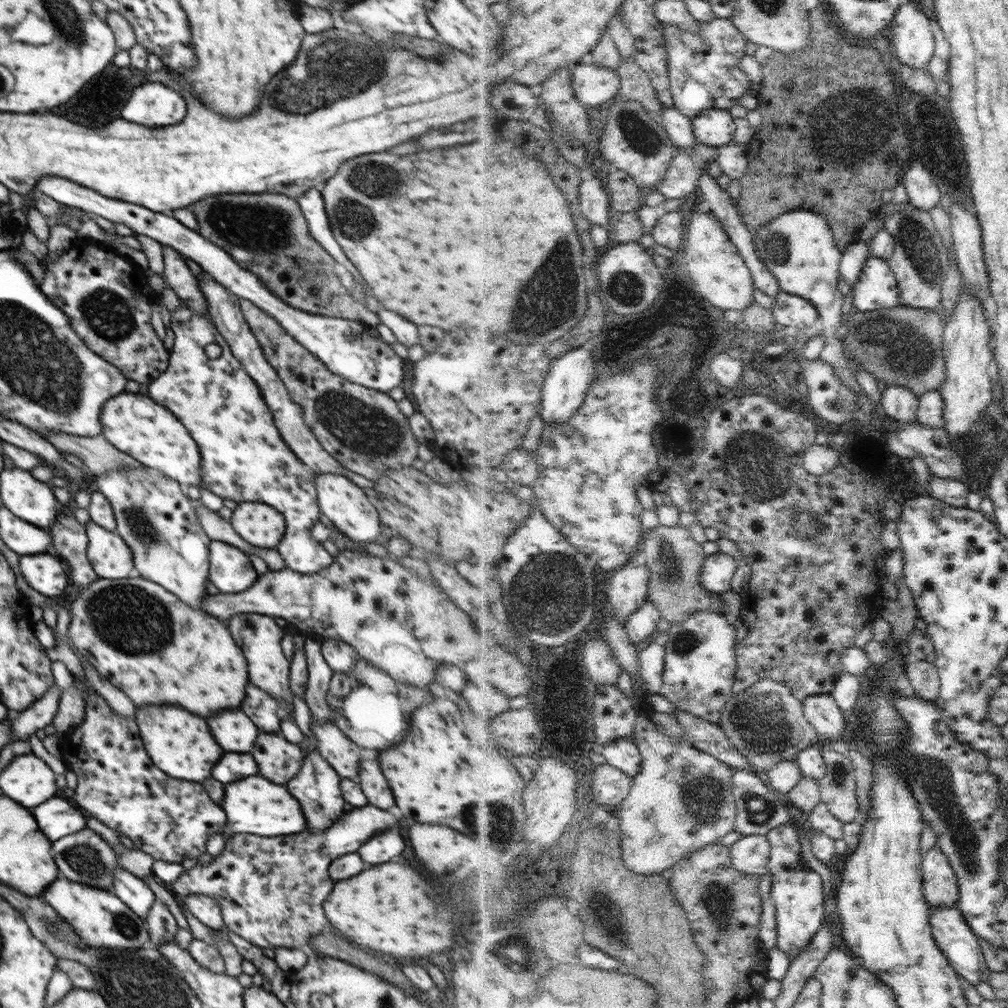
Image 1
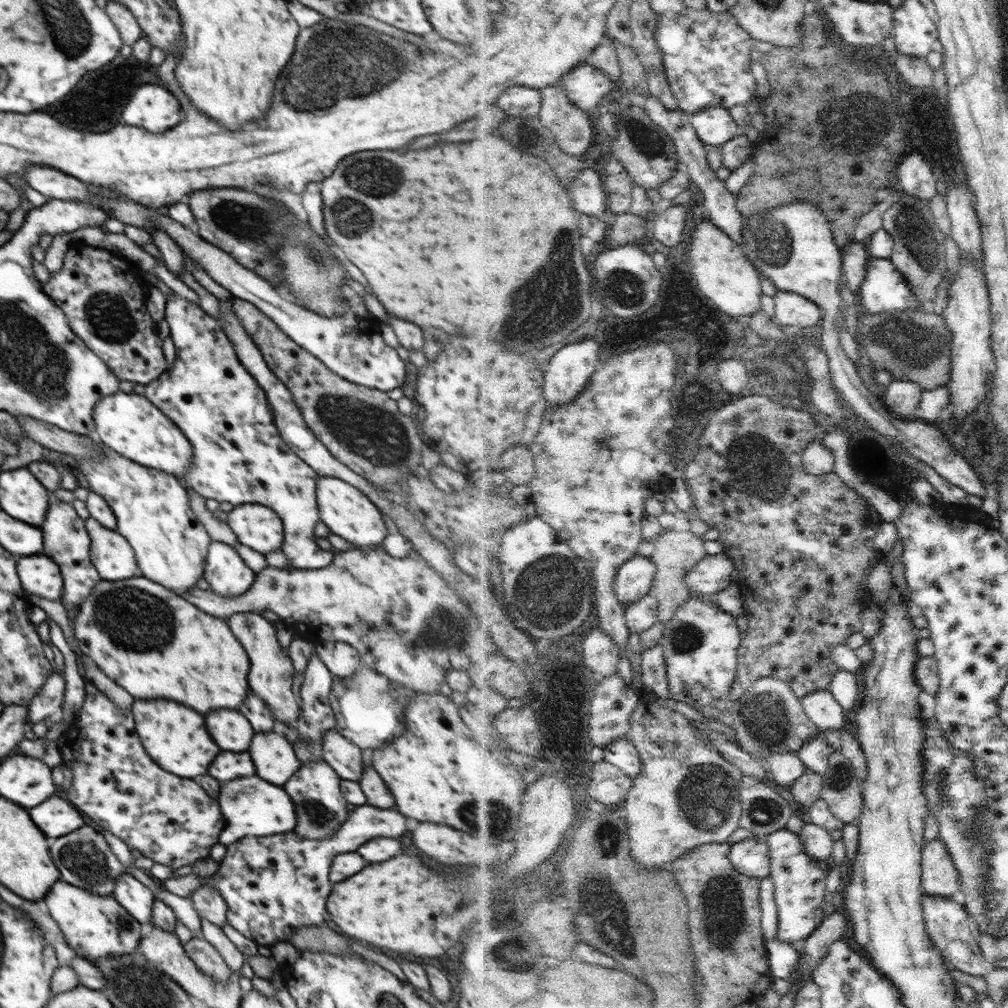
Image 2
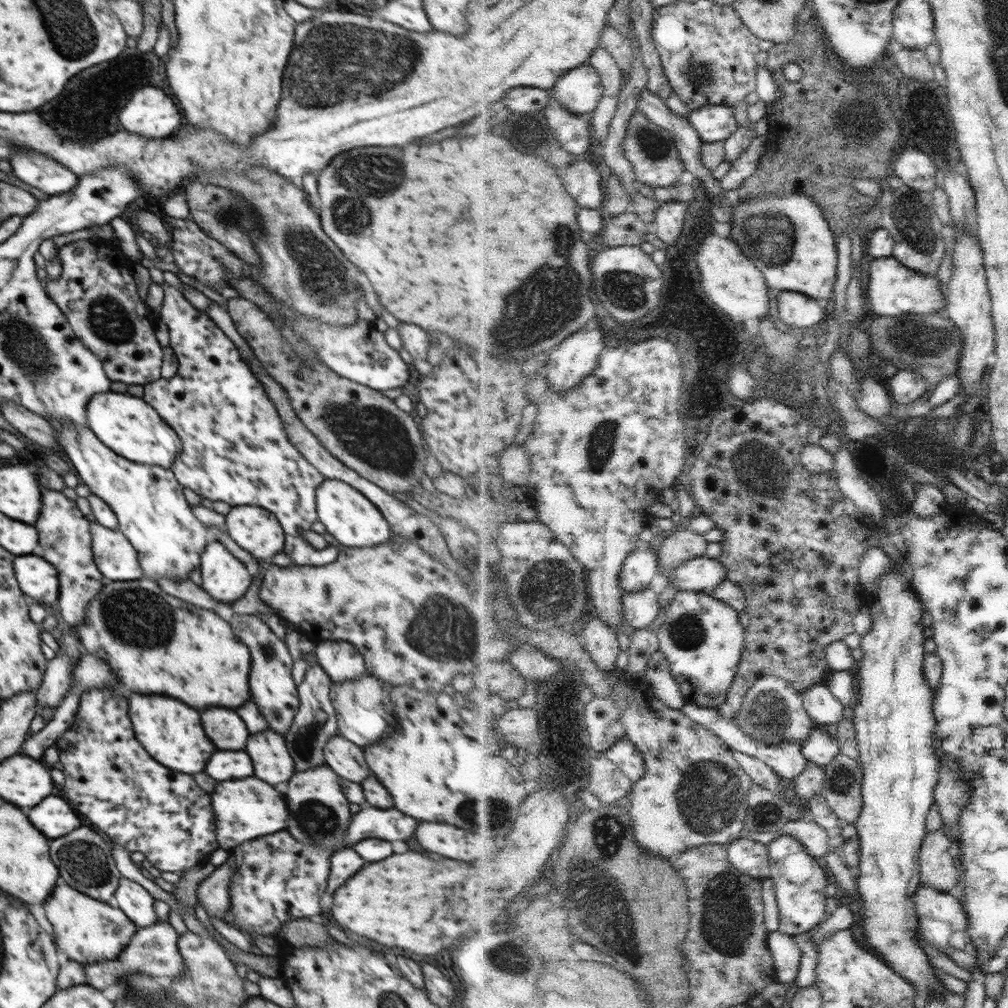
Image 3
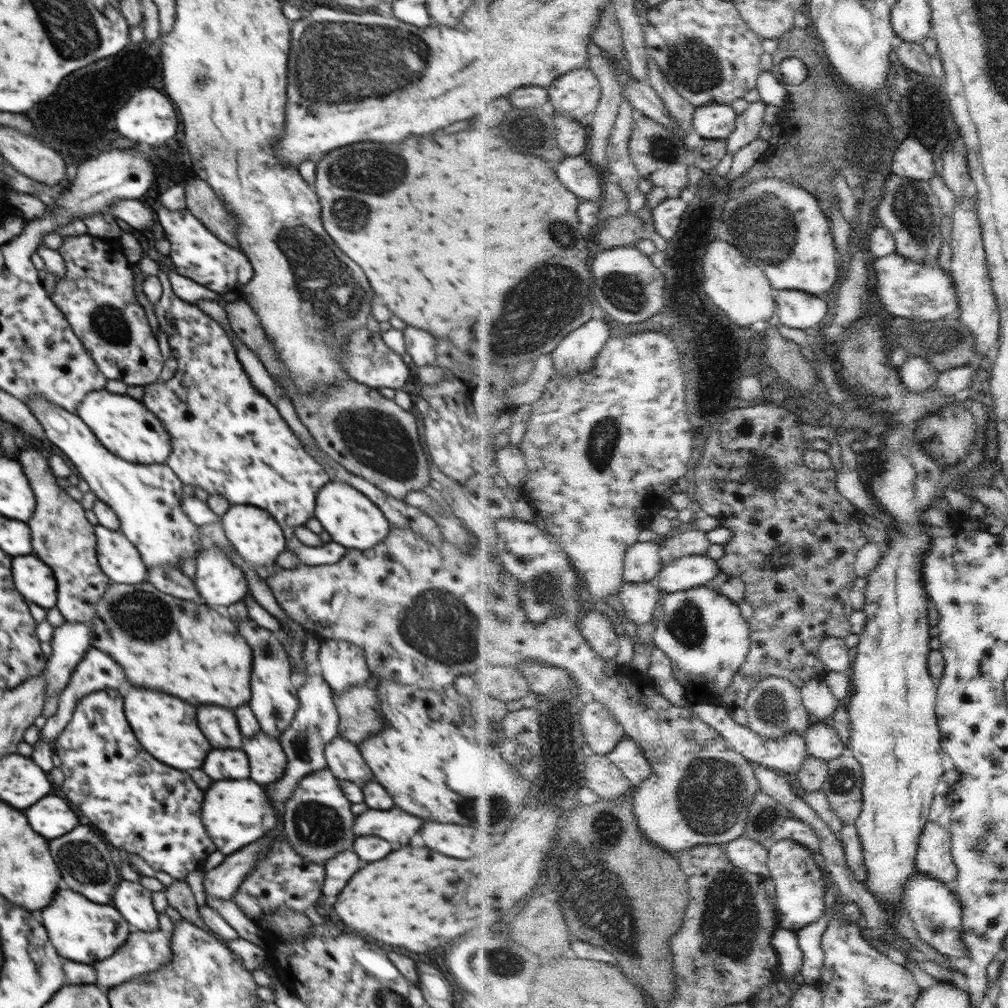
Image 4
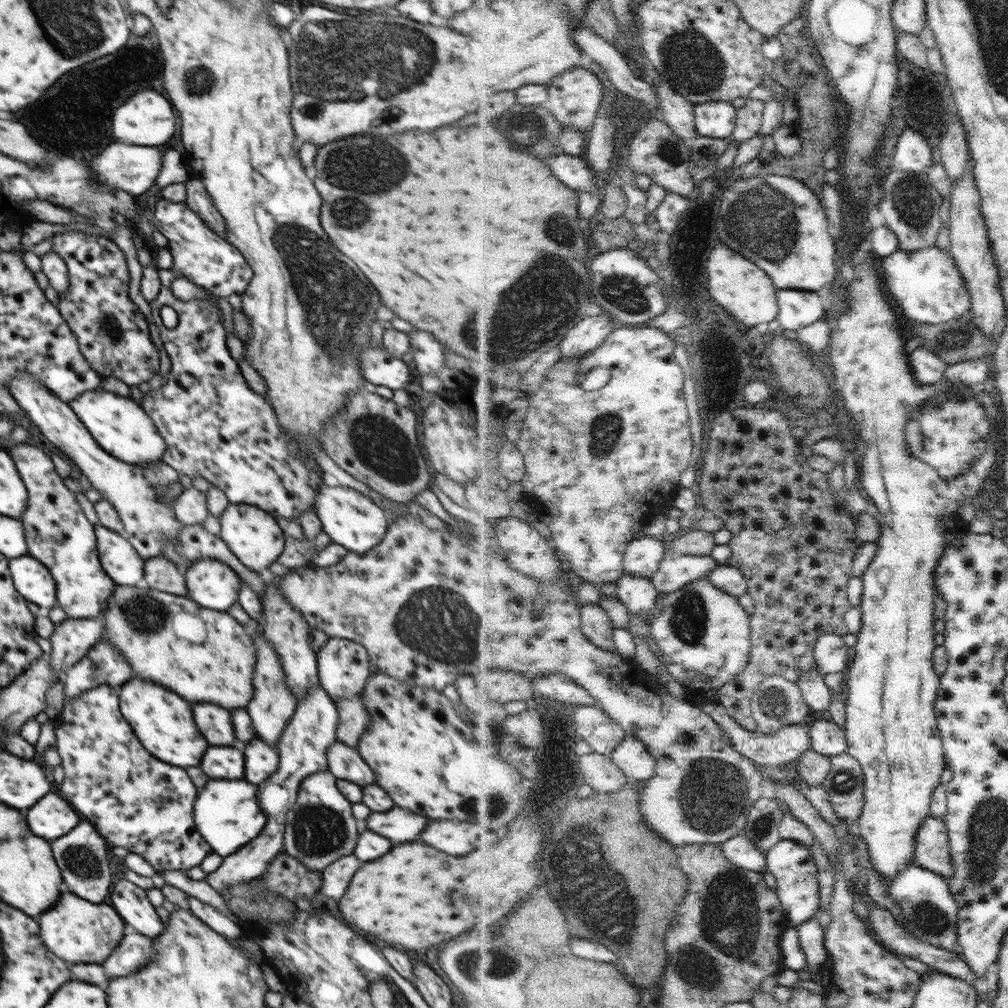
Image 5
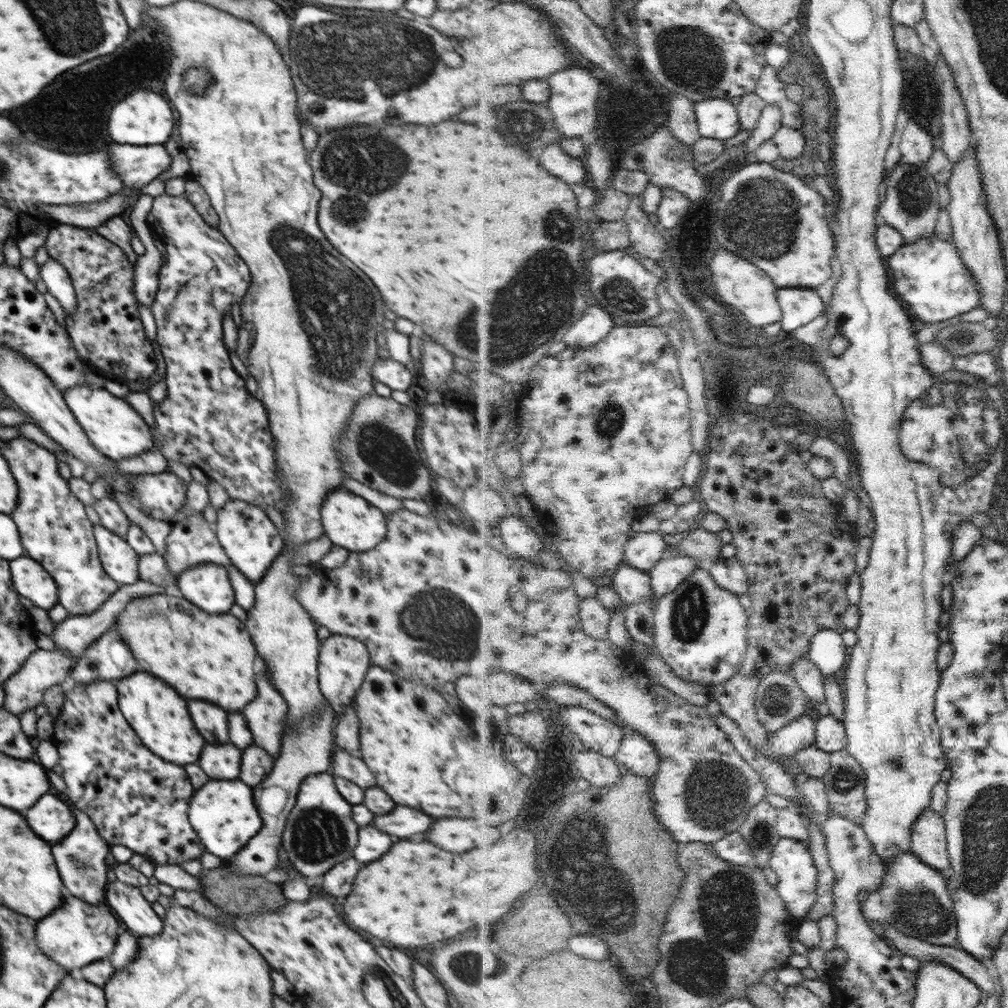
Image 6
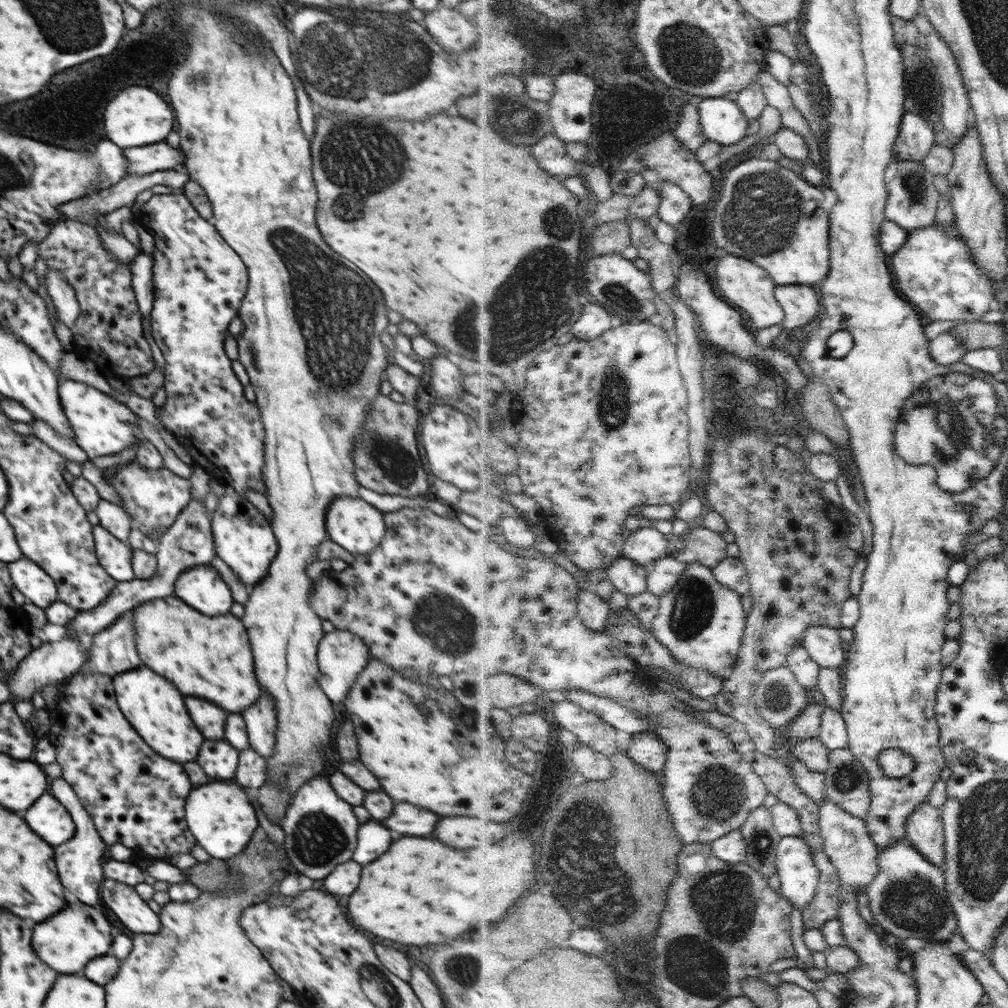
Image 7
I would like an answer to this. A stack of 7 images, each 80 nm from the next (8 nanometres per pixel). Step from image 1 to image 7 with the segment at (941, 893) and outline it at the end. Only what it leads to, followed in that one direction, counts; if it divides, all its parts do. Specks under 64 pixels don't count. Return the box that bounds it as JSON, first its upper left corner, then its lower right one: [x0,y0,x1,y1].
[907,800,947,868]

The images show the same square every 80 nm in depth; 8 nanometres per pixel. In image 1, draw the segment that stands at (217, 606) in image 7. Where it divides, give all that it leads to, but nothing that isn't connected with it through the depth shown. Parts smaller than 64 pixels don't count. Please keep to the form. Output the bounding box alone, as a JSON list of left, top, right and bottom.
[209,540,259,593]

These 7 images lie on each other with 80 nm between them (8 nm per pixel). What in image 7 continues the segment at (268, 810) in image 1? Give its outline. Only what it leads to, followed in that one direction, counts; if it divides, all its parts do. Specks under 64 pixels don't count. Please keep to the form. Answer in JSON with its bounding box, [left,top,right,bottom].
[185,782,258,859]

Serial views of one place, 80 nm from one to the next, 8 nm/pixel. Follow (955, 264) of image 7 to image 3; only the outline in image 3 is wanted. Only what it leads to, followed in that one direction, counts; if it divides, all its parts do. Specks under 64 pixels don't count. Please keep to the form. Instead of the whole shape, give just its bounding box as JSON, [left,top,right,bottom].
[867,256,946,316]

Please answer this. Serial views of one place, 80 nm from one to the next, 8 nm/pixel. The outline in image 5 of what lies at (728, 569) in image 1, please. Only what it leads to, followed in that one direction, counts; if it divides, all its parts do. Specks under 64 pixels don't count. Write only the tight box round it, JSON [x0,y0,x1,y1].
[653,555,719,594]

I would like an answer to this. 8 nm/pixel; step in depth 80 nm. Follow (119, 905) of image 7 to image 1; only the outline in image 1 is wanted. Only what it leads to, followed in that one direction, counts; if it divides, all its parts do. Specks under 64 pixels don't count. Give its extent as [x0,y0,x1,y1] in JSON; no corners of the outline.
[113,867,158,920]

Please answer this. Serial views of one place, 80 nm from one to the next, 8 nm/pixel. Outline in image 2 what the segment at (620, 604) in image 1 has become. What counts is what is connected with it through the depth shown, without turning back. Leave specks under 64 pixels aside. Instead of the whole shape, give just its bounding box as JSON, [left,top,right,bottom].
[617,553,658,604]

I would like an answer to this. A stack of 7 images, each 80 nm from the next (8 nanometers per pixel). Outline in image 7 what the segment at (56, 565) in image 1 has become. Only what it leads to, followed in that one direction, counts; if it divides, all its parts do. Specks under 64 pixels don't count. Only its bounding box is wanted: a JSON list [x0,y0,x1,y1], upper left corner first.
[7,557,59,608]

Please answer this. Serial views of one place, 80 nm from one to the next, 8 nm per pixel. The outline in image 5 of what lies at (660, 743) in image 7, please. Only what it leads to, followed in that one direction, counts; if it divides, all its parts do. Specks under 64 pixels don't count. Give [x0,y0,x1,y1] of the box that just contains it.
[612,733,657,784]

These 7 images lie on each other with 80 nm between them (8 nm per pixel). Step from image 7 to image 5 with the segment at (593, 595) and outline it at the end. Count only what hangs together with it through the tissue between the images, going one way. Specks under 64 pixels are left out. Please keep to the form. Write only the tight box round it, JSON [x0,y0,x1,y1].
[581,603,618,651]

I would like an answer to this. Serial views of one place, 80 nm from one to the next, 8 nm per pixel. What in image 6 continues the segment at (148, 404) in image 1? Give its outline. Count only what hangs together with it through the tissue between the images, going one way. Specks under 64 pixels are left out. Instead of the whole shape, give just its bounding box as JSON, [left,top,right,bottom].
[63,384,155,462]

